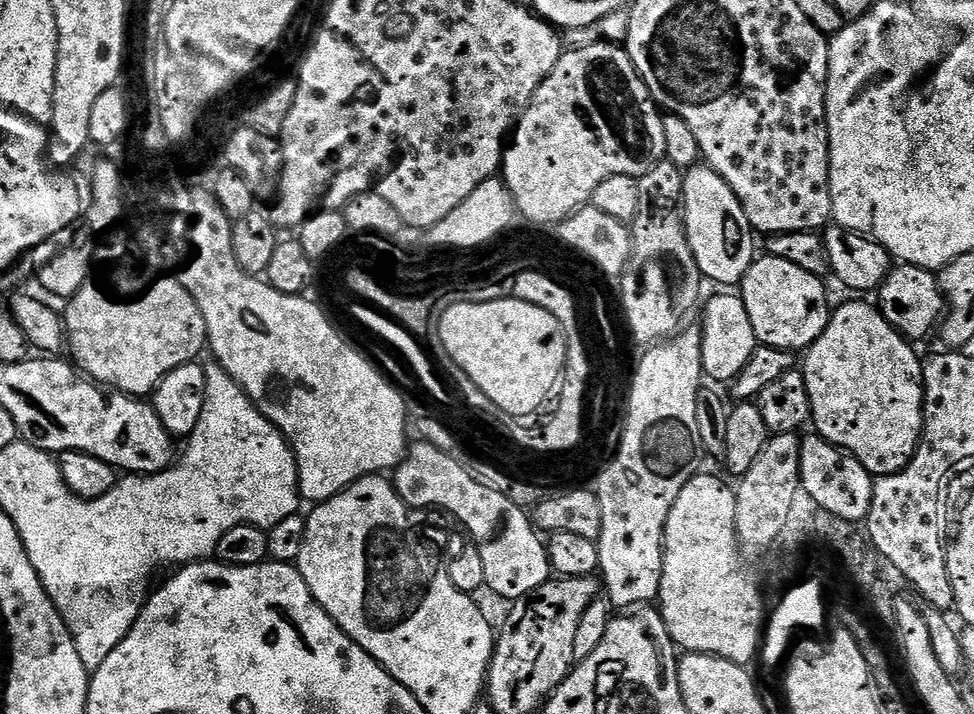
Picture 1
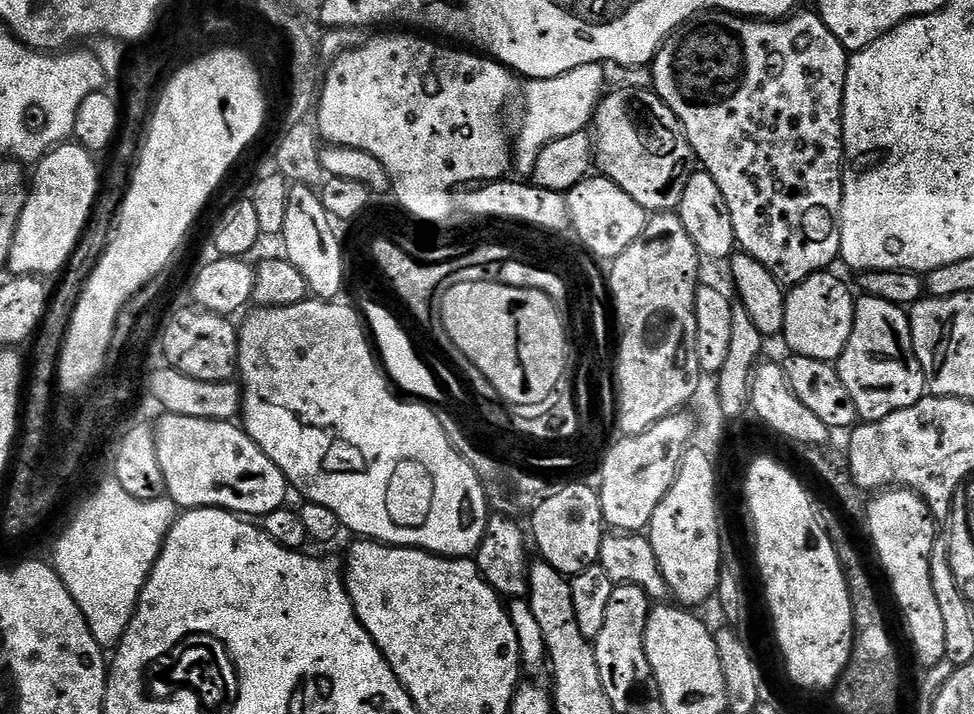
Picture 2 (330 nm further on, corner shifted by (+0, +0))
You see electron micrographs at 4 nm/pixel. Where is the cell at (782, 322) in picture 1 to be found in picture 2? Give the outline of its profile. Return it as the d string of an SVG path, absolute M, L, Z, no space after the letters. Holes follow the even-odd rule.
M828 270L816 272L787 293L782 340L792 347L791 351L797 356L836 362L848 345L856 317L856 300L851 290L832 274Z

